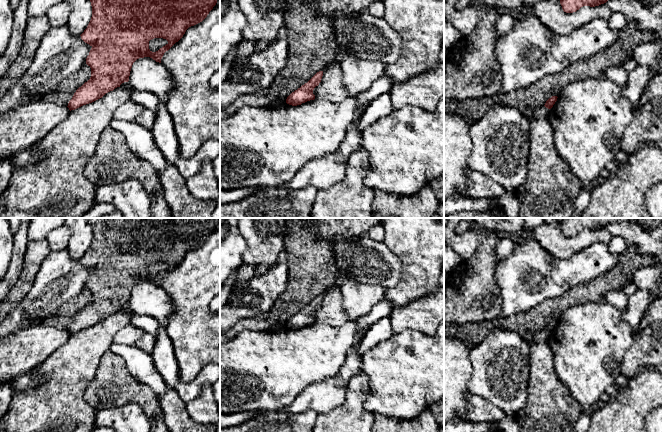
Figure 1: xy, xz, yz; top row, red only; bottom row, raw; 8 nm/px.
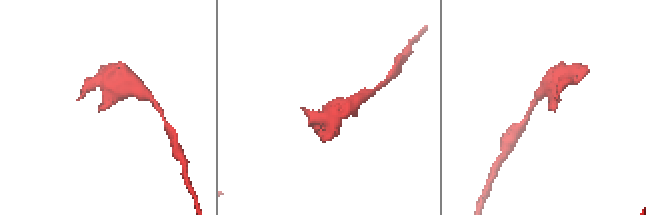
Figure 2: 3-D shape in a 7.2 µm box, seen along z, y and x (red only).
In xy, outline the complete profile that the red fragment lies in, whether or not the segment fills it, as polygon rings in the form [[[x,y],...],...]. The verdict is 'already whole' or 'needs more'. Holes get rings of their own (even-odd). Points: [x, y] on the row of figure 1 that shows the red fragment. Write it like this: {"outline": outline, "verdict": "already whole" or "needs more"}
{"outline": [[[90,0],[92,17],[81,39],[92,48],[86,58],[86,64],[91,68],[91,77],[74,93],[68,103],[69,110],[75,110],[83,105],[92,103],[102,98],[106,93],[120,87],[129,81],[133,63],[144,57],[150,57],[161,63],[161,59],[176,42],[178,42],[186,30],[202,22],[216,5],[217,0]],[[154,38],[163,38],[168,43],[156,52],[149,49],[149,41]]], "verdict": "already whole"}

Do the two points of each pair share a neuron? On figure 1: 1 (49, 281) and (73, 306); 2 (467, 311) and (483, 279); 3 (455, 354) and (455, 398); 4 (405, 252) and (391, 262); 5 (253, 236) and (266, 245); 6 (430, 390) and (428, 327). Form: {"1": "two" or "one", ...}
{"1": "two", "2": "one", "3": "one", "4": "two", "5": "one", "6": "two"}

